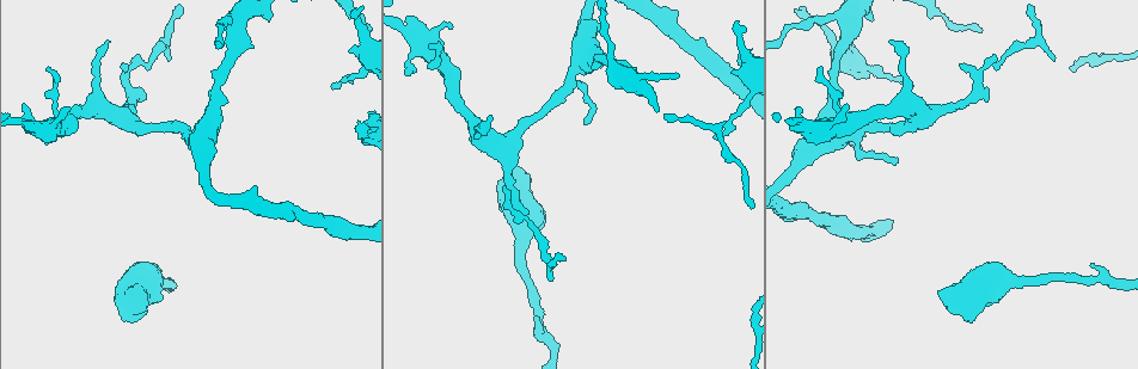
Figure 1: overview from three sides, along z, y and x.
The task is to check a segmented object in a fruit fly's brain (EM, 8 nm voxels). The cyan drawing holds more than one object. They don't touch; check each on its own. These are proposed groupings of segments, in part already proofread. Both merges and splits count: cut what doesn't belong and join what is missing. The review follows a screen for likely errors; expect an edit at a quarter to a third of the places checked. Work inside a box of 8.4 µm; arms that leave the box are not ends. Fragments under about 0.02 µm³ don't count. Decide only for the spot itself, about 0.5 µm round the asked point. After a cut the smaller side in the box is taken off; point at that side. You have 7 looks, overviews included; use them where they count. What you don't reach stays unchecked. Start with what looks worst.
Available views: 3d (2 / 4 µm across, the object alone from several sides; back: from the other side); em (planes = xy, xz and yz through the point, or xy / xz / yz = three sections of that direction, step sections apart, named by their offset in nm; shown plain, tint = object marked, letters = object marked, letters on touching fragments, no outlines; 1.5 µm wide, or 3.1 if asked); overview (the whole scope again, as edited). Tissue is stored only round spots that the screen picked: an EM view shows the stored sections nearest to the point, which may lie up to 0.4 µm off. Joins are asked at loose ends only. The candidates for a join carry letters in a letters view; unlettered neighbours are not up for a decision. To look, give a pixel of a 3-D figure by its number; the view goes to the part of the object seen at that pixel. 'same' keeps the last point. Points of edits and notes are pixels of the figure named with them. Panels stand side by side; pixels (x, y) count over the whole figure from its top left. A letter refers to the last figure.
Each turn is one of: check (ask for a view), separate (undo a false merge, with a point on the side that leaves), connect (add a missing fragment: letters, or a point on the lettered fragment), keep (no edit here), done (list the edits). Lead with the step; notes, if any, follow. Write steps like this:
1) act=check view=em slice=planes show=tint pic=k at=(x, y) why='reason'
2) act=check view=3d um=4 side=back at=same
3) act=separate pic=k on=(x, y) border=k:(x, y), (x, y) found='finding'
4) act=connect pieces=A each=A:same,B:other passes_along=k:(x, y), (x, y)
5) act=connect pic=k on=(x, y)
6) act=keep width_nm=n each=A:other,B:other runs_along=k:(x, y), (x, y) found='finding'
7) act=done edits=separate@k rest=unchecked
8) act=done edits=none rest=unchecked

act=check view=3d um=4 pic=1 at=(449, 26) why='an open end'

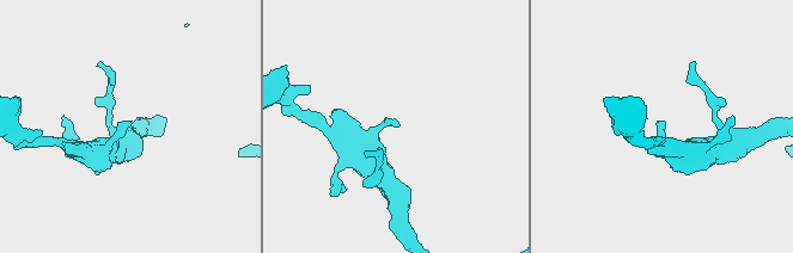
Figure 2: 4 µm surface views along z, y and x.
act=check view=em slice=yz step=8 show=tint pic=2 at=(396, 125)

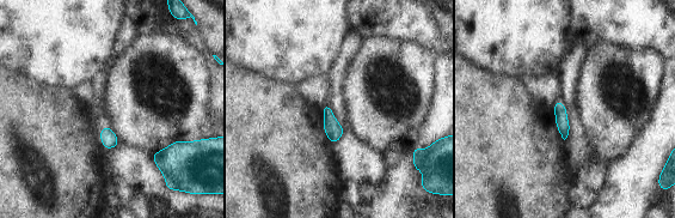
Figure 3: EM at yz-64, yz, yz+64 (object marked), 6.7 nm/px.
act=check view=em slice=planes show=letters at=same why='another direction'

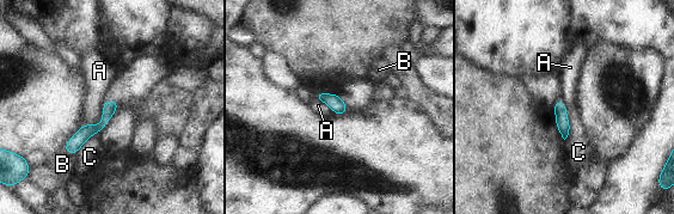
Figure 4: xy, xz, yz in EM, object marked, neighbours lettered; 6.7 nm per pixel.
act=keep each=A:other,B:other,C:other runs_along=4:(112, 103), (104, 121), (68, 148) found='no lettered fragment goes on from it'

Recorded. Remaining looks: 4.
act=check view=3d um=2 pic=1 at=(333, 88) why='free end'

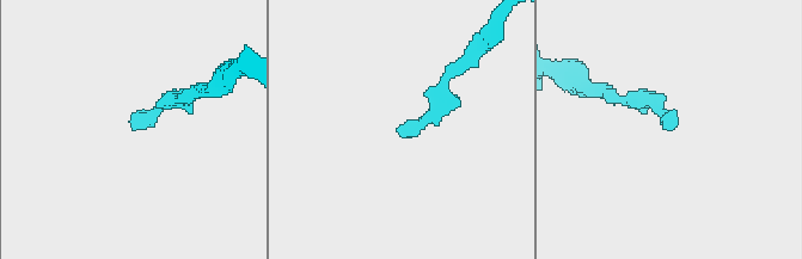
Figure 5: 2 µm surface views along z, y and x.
act=check view=em slice=planes show=letters pic=5 at=(671, 122)

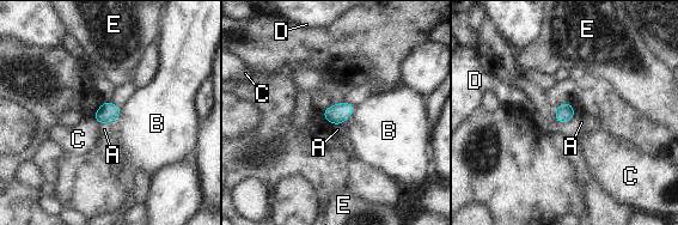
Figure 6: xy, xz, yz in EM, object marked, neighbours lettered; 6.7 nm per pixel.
act=keep width_nm=120 longest_contact=A:160nm each=A:other,B:other,C:other,D:other,E:other found='no lettered fragment goes on from it'

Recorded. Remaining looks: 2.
act=done edits=none rest=unchecked

